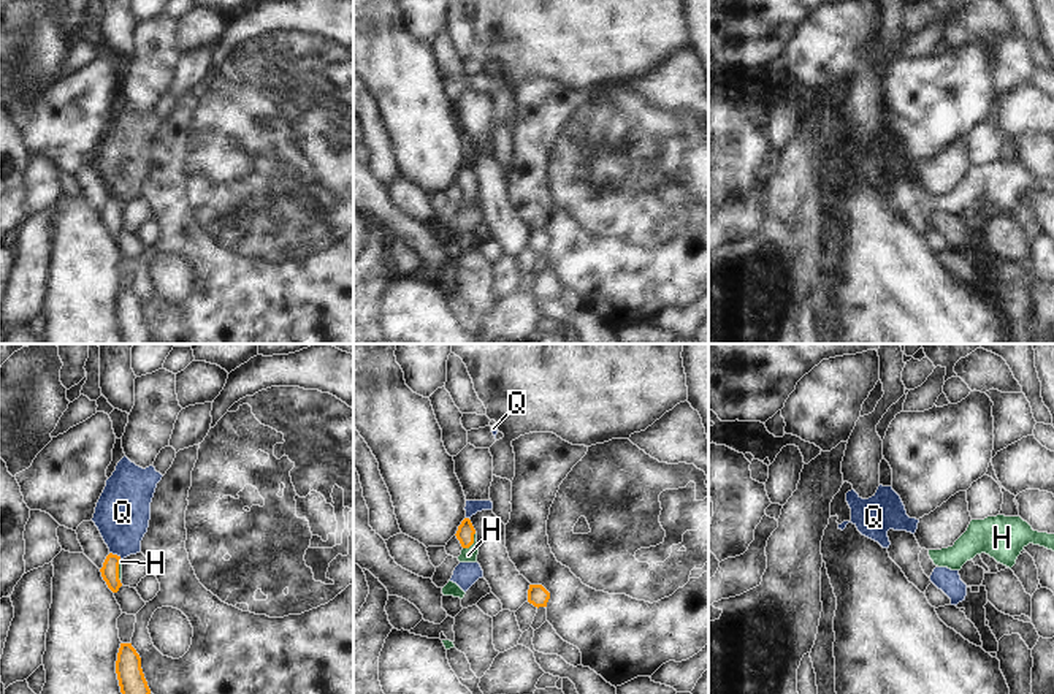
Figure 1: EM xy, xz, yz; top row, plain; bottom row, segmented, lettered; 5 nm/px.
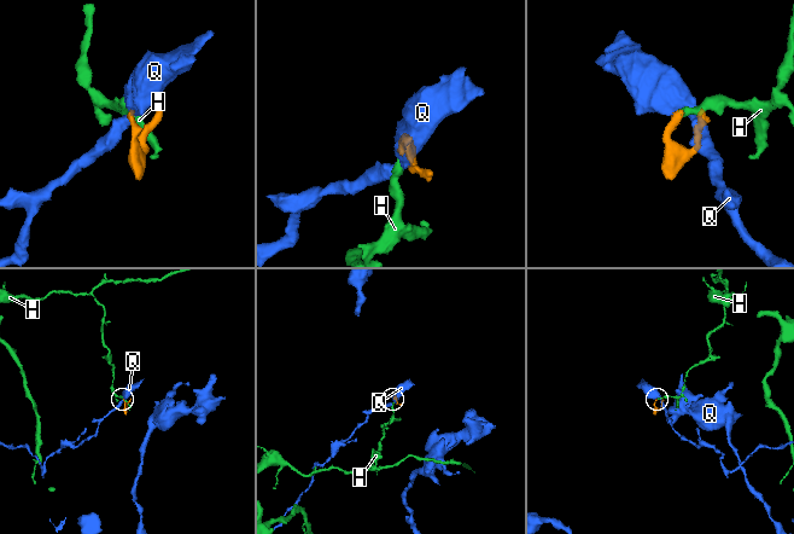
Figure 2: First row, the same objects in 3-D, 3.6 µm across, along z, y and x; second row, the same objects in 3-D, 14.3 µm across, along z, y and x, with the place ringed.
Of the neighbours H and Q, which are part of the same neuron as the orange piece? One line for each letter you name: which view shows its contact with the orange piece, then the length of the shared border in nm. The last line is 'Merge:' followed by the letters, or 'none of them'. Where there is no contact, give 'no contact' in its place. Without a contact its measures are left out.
H: meets orange in xz; contact 110 nm long
Merge: H

